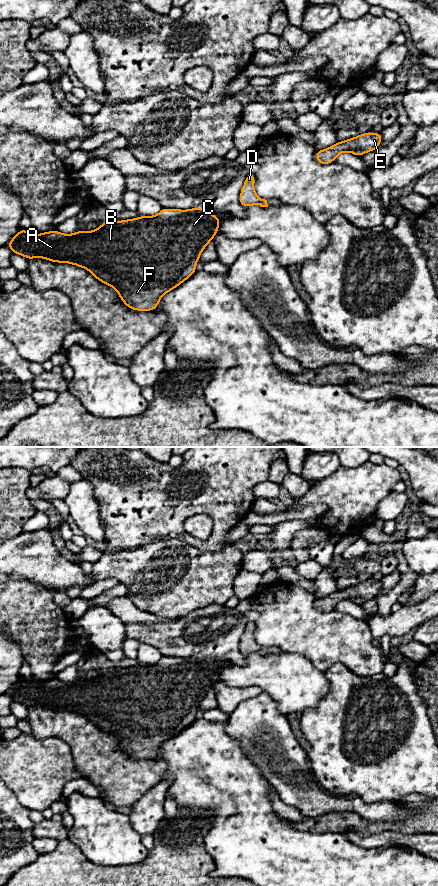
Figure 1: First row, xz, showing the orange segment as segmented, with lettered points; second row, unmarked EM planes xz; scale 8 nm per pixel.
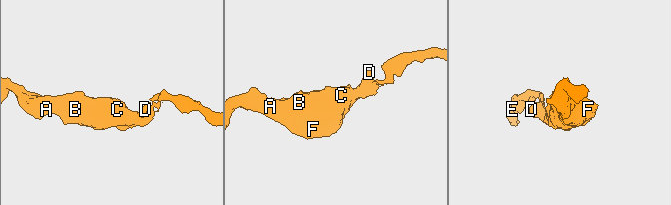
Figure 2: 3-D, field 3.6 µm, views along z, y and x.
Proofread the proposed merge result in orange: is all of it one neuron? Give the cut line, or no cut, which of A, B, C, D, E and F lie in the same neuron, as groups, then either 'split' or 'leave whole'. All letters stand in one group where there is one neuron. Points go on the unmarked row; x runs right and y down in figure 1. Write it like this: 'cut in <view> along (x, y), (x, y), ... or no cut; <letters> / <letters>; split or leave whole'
no cut; A B C D E F; leave whole

